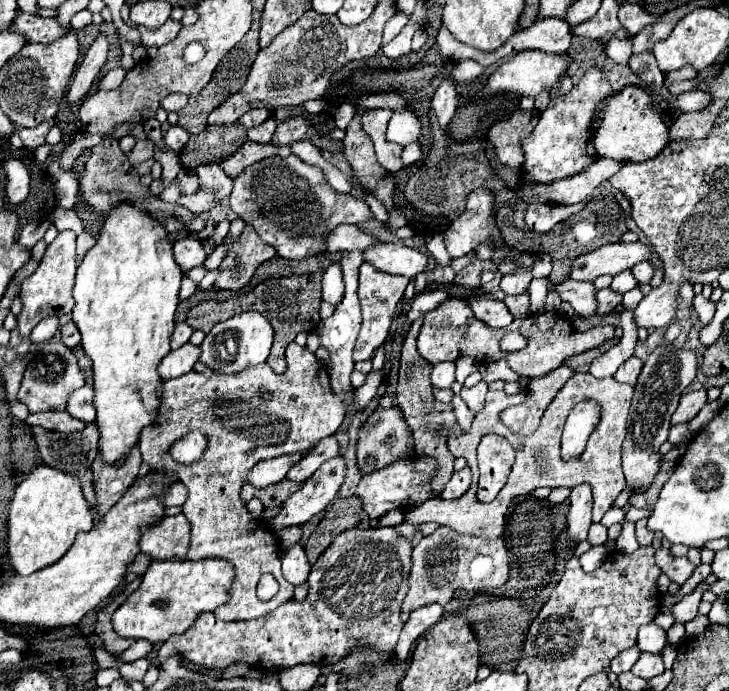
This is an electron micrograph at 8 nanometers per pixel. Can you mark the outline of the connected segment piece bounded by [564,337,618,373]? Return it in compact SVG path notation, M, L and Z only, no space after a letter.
M614 337L612 341L606 341L604 345L600 345L600 347L596 347L596 349L590 349L590 351L584 351L584 353L572 357L572 359L566 359L564 365L570 367L572 371L582 371L582 373L586 373L588 367L590 367L590 363L592 363L596 357L600 357L602 353L606 353L608 349L612 349L616 343L618 343L618 339Z

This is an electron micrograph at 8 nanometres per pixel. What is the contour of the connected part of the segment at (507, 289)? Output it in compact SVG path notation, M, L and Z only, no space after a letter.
M516 273L516 275L504 275L500 281L500 289L504 291L504 295L520 295L528 289L532 281L530 273Z

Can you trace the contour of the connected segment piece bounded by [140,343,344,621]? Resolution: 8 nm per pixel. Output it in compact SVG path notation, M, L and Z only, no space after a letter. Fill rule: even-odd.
M290 343L286 347L286 361L288 369L284 373L276 373L268 363L260 363L232 375L190 371L172 381L164 381L156 421L140 433L142 461L150 471L166 477L172 475L188 489L188 499L182 505L182 515L192 525L186 559L218 557L234 565L228 601L214 611L216 619L222 621L264 617L294 595L294 587L280 571L280 547L276 537L265 527L258 527L260 521L254 521L246 503L240 501L240 489L246 483L248 469L262 459L298 453L322 437L334 435L344 415L340 399L332 393L328 371L314 353L298 343ZM192 429L210 437L210 451L194 465L180 465L170 457L168 449L172 441ZM264 573L272 573L280 583L280 591L270 601L256 597L256 585Z

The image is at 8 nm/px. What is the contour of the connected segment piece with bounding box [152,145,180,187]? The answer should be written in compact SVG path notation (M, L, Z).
M154 145L152 151L154 151L152 157L154 157L158 163L162 163L162 167L164 167L164 187L166 187L166 185L178 175L178 171L180 171L178 155L176 155L174 151L162 151L158 145Z

